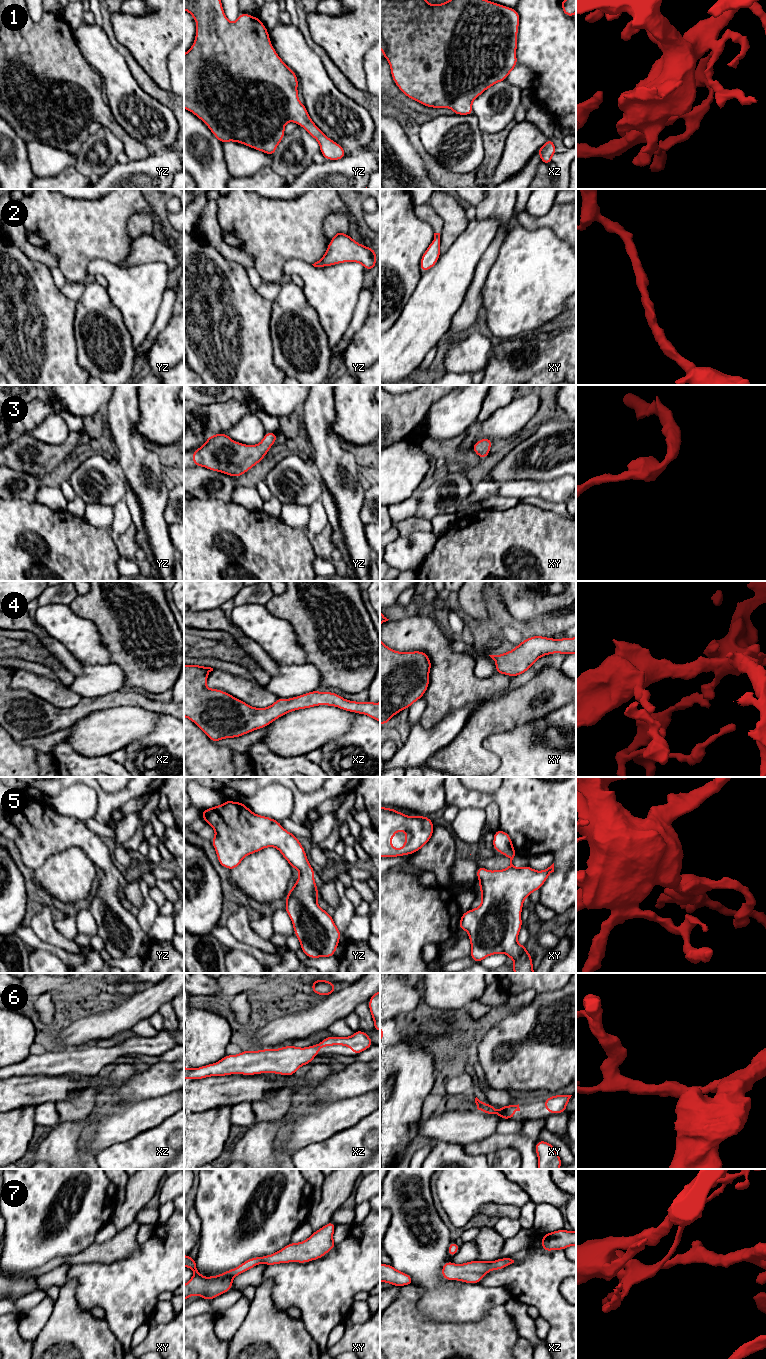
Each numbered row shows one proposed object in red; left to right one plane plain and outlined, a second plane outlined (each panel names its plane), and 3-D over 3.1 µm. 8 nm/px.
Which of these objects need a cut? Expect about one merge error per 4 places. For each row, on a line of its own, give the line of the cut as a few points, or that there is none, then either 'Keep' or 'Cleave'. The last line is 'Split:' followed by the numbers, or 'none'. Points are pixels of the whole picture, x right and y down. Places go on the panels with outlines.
1: No split. Keep
2: No split. Keep
3: No split. Keep
4: No split. Keep
5: No split. Keep
6: No split. Keep
7: No split. Keep
Split: none

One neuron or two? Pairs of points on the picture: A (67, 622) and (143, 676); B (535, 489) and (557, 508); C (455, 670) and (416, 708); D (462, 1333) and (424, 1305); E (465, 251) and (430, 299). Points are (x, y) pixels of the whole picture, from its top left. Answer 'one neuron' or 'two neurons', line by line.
A: two neurons
B: two neurons
C: two neurons
D: two neurons
E: one neuron

